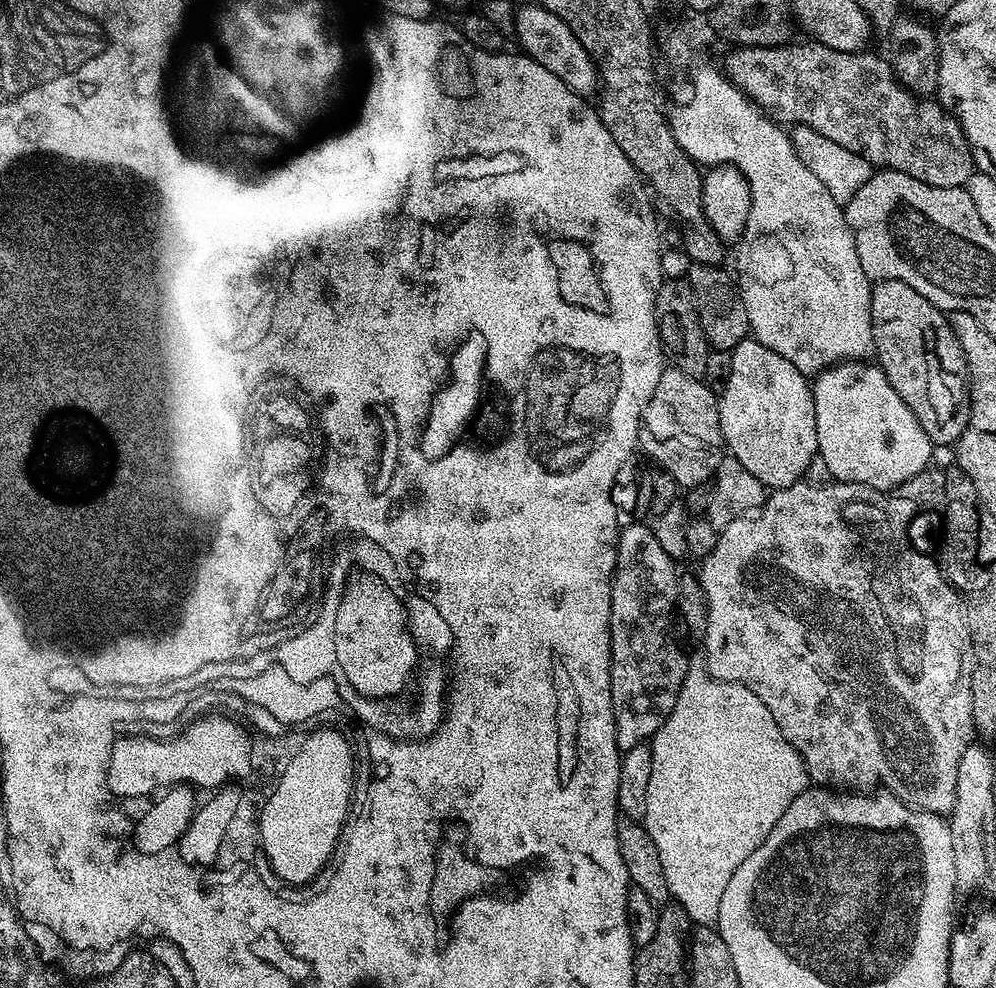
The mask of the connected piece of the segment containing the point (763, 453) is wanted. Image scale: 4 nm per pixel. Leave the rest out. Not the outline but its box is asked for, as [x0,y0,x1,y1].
[719,336,818,489]

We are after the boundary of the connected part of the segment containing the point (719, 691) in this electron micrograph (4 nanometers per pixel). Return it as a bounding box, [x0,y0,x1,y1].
[643,667,809,925]

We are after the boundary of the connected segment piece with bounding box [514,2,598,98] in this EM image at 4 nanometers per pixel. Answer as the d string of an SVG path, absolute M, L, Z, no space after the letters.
M532 2L525 8L517 7L514 12L514 29L524 46L523 51L537 60L550 74L554 74L570 90L579 96L592 98L598 92L598 69L591 54L582 46L582 42L570 30L570 26L562 18L558 18L550 10L541 8L539 3Z

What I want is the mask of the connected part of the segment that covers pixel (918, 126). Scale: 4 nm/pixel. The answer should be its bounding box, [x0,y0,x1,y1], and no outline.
[722,42,974,188]

